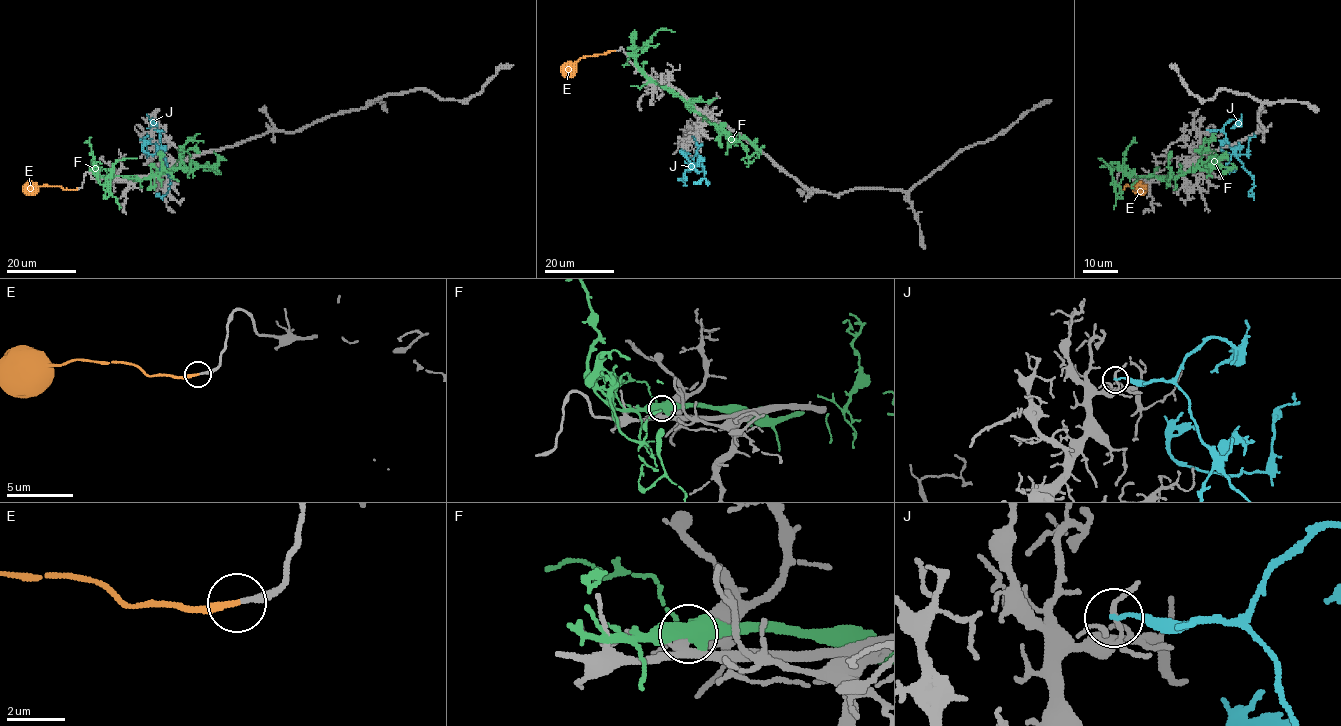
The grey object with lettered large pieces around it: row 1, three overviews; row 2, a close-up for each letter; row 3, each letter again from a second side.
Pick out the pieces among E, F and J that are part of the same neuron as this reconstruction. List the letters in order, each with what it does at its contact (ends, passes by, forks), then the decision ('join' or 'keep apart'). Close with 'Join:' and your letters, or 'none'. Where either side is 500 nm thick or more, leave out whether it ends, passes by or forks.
E: it ends there; join
F: it forks there; keep apart
J: it ends there; keep apart
Join: E

